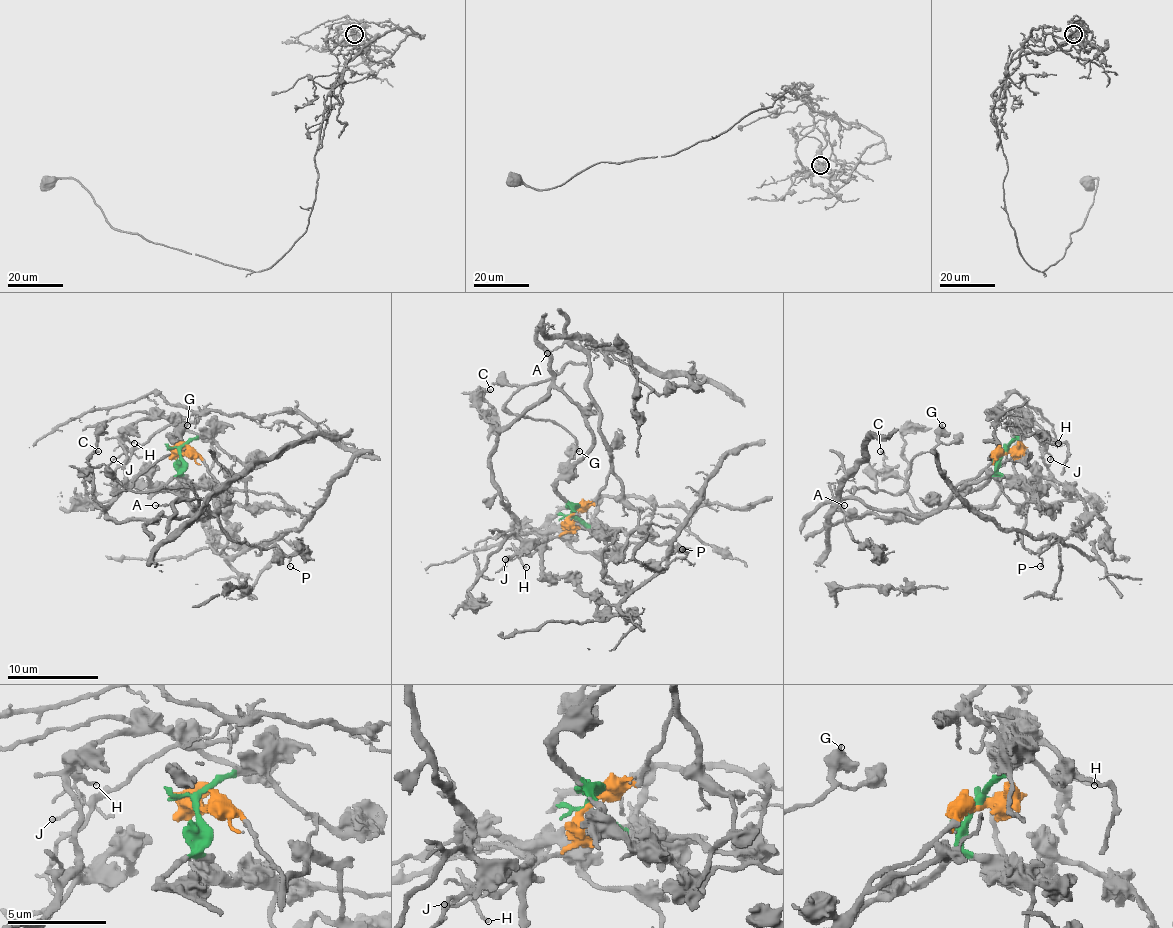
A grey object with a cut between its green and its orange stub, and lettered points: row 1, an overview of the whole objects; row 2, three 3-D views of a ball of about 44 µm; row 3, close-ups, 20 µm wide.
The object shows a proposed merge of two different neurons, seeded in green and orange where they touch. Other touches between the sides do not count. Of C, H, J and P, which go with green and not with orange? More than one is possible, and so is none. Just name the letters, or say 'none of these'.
C, H, J, P

